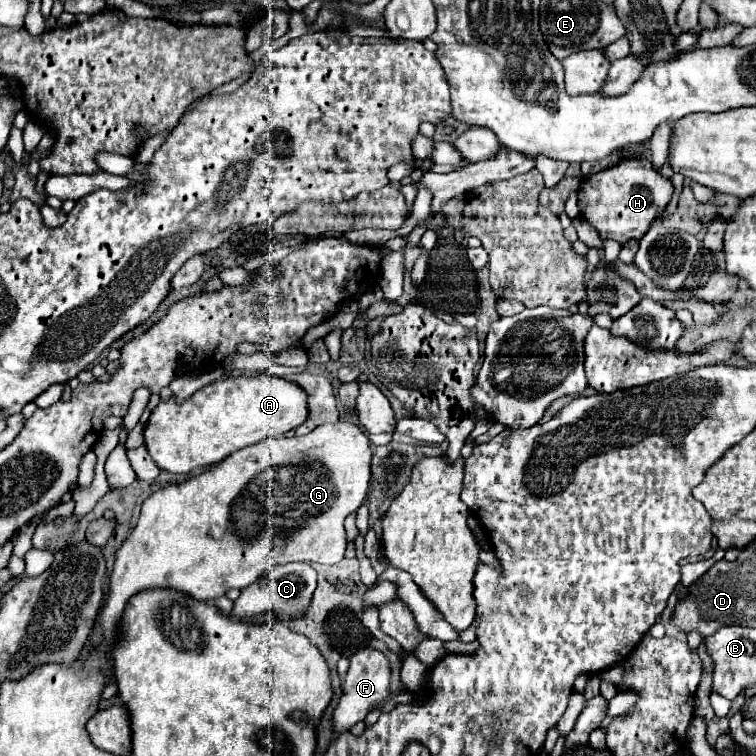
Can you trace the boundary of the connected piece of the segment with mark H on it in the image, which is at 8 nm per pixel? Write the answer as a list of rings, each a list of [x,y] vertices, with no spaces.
[[[644,158],[622,159],[618,165],[582,179],[582,185],[578,189],[578,207],[580,207],[580,215],[598,231],[600,239],[614,239],[620,245],[624,245],[630,239],[640,239],[650,229],[652,221],[664,213],[666,205],[672,199],[672,193],[674,193],[672,183],[664,179],[656,169],[652,169],[648,160]]]

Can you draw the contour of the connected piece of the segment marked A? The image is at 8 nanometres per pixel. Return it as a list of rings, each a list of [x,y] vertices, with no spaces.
[[[252,375],[252,377],[240,377],[240,379],[220,379],[216,383],[210,383],[196,391],[188,401],[182,405],[176,403],[172,397],[170,401],[160,401],[160,405],[152,411],[146,429],[144,429],[144,443],[152,455],[152,459],[158,463],[160,469],[170,473],[192,473],[196,469],[204,469],[210,465],[220,463],[234,451],[258,443],[268,437],[278,437],[294,429],[294,425],[302,425],[308,415],[308,395],[304,389],[300,389],[296,383],[290,383],[286,379],[276,379],[272,375]]]

